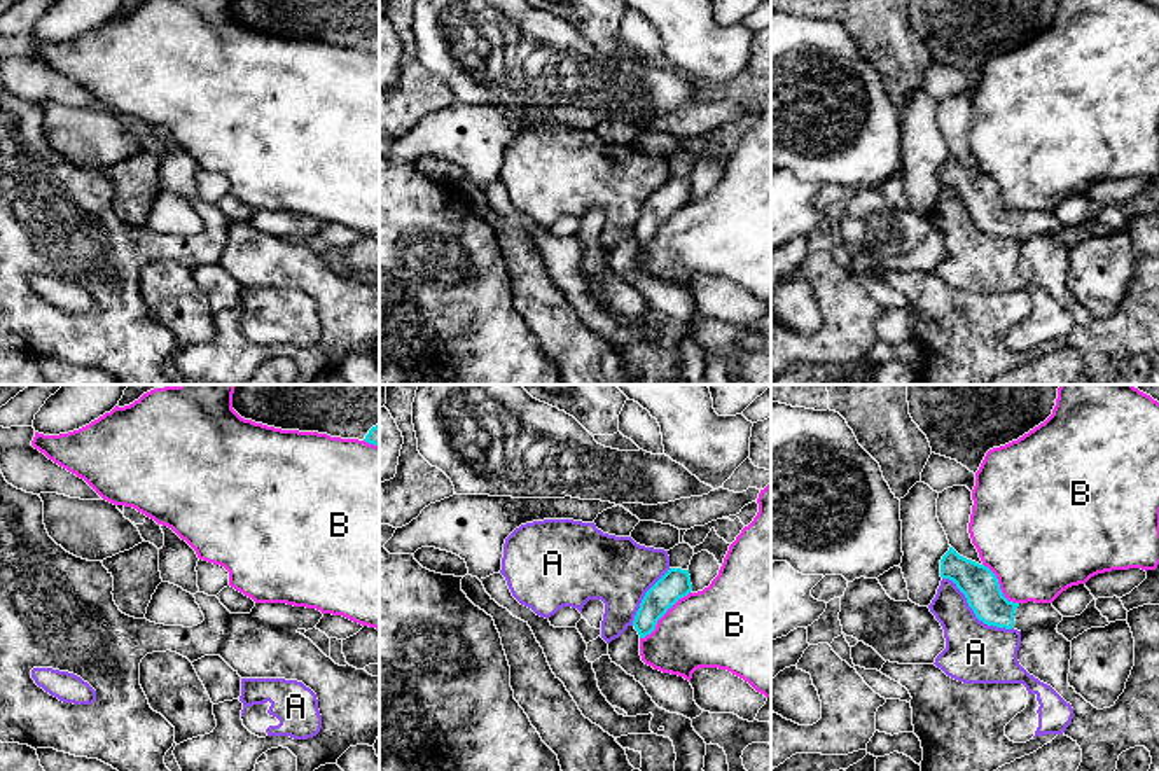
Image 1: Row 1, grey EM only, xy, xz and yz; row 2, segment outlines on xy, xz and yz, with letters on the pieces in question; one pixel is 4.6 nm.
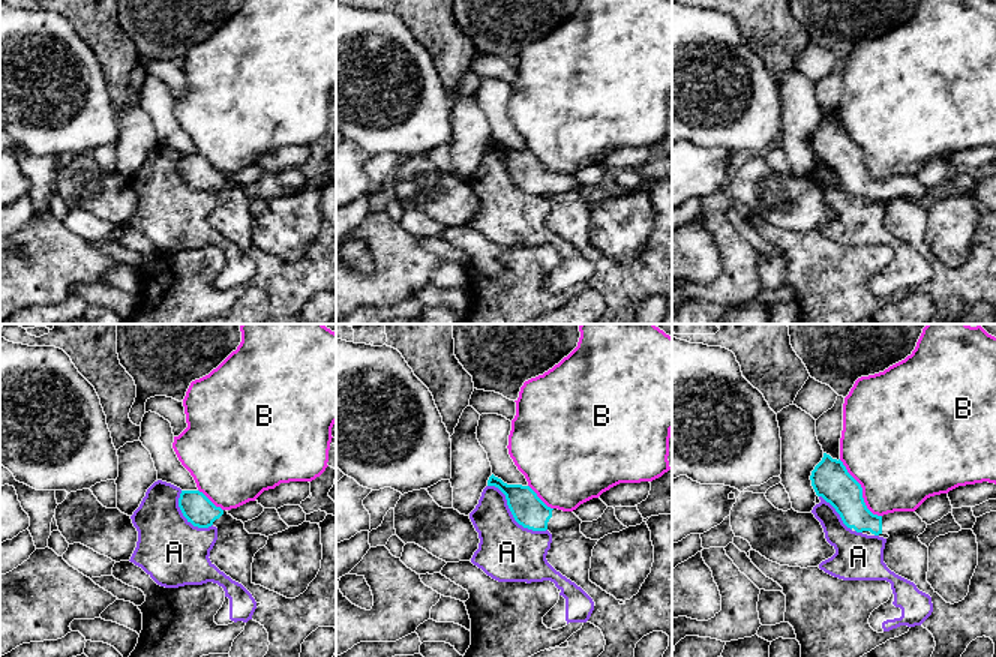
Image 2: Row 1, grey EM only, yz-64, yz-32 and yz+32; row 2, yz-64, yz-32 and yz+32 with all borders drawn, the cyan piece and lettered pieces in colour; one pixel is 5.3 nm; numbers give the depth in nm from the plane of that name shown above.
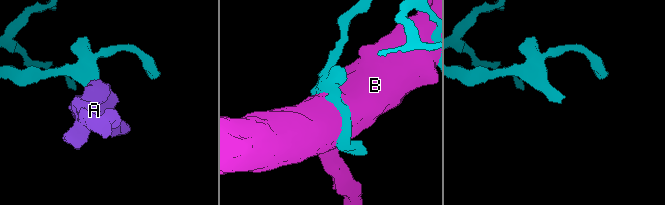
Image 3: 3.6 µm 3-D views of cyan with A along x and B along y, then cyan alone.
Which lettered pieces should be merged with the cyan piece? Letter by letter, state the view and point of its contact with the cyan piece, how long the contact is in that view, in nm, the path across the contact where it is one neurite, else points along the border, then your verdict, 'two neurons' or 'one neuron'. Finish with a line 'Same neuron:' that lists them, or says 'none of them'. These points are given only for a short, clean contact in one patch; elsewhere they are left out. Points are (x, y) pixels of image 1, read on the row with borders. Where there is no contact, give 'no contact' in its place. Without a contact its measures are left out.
A: meets cyan in yz at (974, 612); contact 400 nm long; border along yz (943, 577), (955, 584), (979, 619), (988, 625), (1013, 628); two neurons
B: meets cyan in xz at (663, 614); contact 320 nm long; two neurons
Same neuron: none of them

